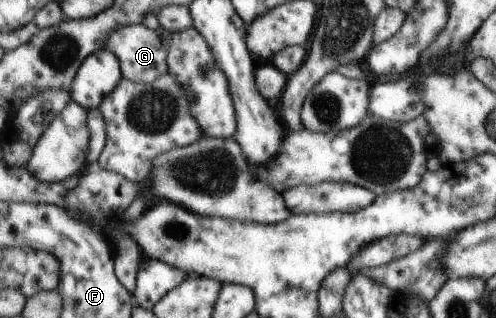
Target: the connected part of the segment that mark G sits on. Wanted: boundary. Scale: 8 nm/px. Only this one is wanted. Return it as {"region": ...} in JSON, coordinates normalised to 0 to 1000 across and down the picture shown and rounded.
{"region":[[[284,75],[242,85],[222,110],[214,151],[230,160],[244,189],[250,245],[276,261],[308,261],[341,226],[337,198],[347,104],[331,85],[304,97]]]}

